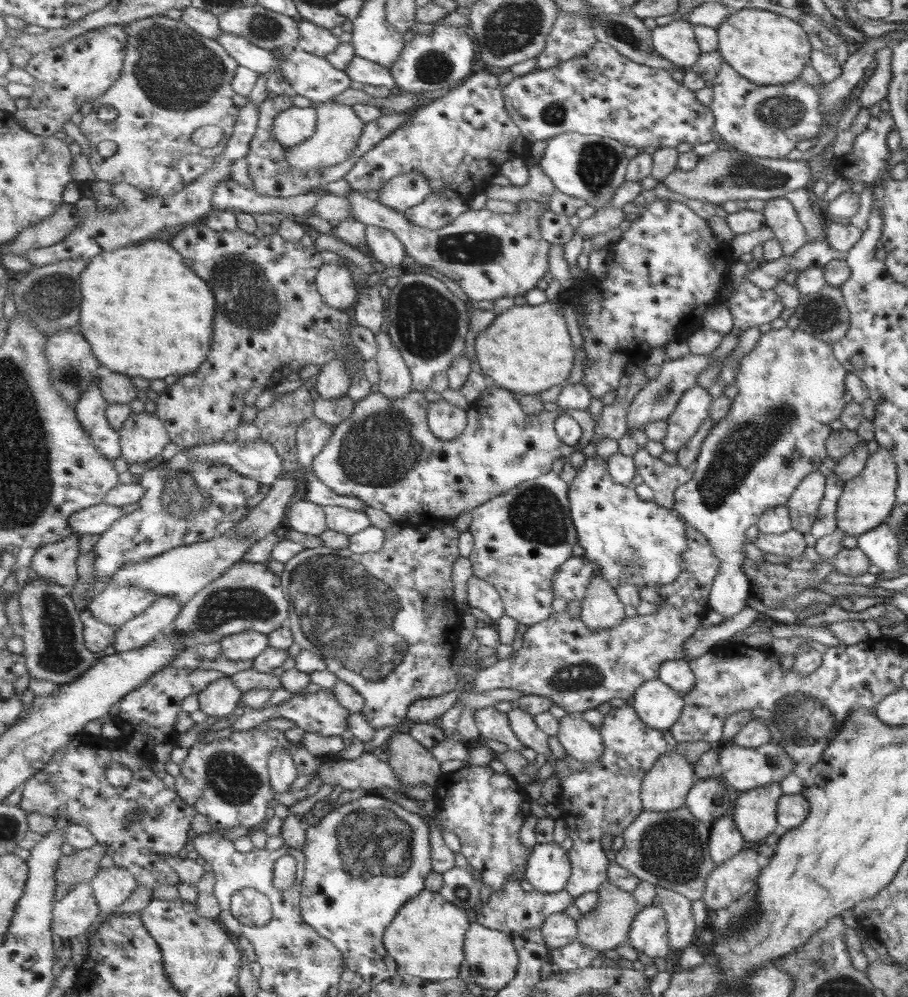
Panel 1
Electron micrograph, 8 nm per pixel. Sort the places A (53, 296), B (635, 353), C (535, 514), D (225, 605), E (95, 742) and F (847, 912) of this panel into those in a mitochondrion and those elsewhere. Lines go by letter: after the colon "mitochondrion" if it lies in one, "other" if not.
A: mitochondrion
B: other
C: mitochondrion
D: mitochondrion
E: other
F: other

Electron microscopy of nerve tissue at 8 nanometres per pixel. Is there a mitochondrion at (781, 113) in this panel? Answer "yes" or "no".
yes

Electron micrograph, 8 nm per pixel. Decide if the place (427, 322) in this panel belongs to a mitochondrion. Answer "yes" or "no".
yes

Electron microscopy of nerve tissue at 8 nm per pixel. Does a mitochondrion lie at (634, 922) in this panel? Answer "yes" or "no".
no

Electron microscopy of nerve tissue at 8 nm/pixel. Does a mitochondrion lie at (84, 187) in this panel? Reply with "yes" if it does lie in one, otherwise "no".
no

